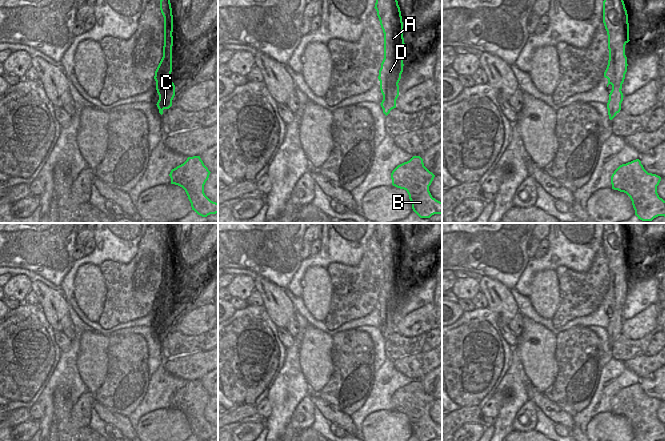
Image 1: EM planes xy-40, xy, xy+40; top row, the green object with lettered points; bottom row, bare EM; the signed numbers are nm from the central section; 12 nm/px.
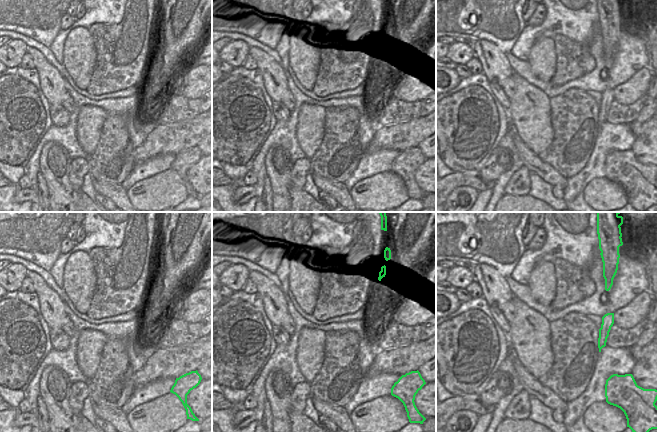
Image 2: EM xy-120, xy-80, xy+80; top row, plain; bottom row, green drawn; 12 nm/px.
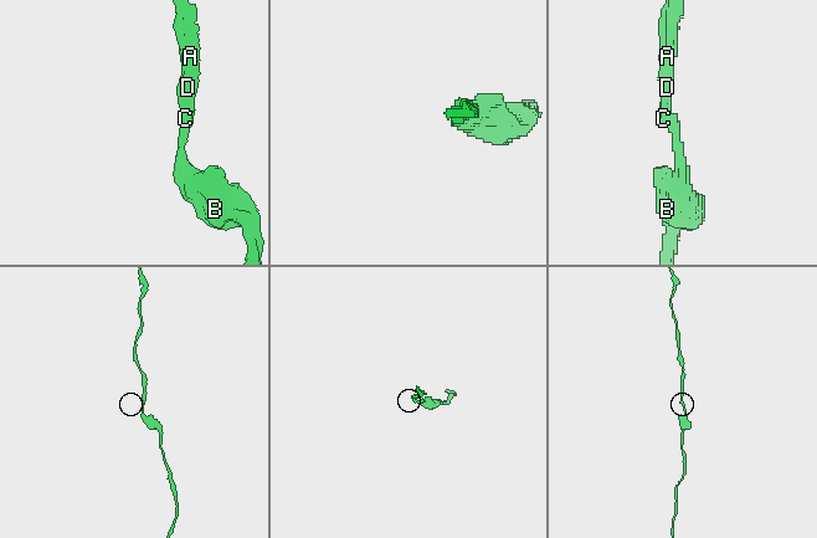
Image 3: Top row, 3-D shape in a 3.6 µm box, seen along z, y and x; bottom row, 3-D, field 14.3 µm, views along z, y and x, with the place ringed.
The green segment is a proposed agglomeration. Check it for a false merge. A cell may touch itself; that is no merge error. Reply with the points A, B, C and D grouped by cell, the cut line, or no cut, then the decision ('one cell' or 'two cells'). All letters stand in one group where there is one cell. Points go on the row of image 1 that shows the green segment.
A B C D; no cut; one cell

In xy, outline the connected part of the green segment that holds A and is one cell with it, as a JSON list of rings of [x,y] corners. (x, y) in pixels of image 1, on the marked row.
[[[376,0],[375,7],[384,33],[384,59],[381,63],[378,79],[383,95],[381,107],[387,116],[396,108],[399,96],[399,81],[403,72],[405,43],[403,22],[397,0]]]

